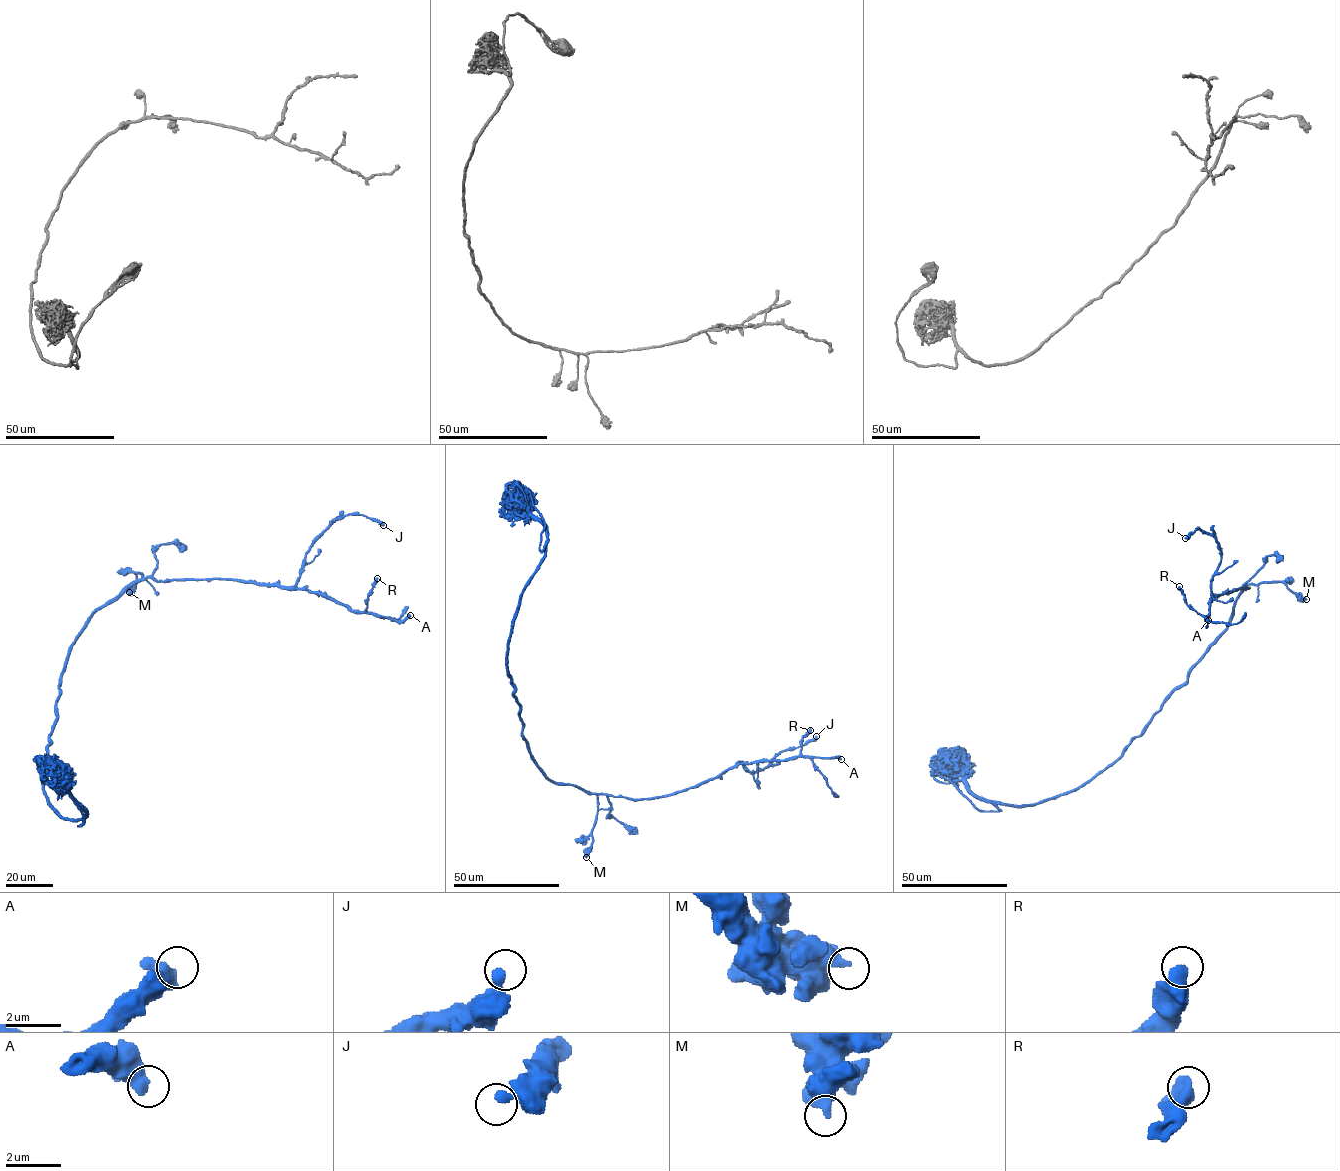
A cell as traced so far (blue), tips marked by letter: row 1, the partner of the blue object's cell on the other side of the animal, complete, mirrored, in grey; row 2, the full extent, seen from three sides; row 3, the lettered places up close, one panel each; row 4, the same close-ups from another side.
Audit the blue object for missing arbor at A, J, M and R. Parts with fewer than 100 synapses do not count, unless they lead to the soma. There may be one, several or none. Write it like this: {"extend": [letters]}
{"extend": []}

